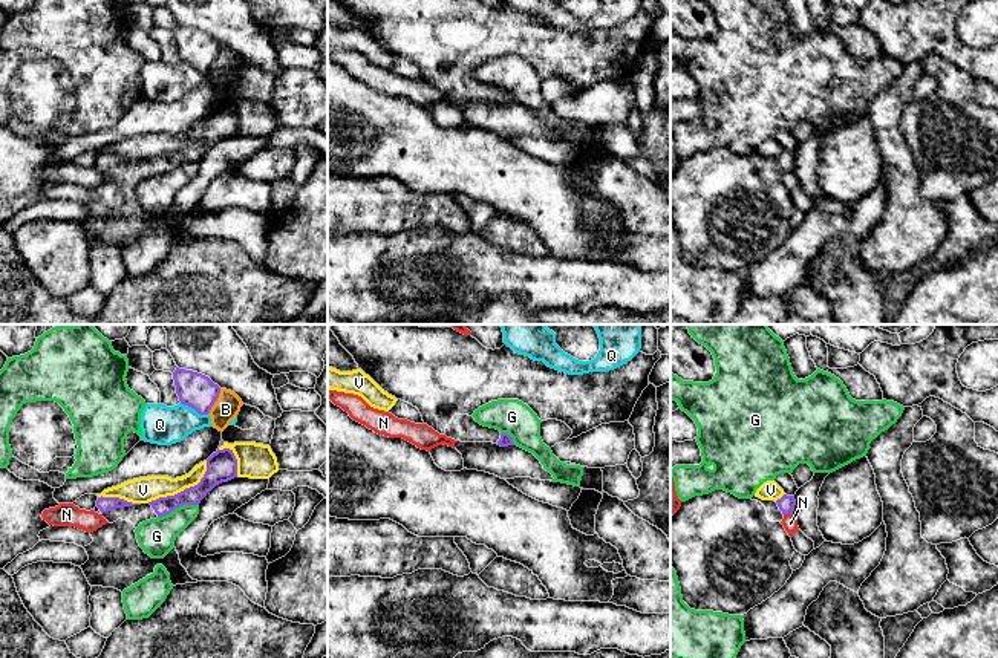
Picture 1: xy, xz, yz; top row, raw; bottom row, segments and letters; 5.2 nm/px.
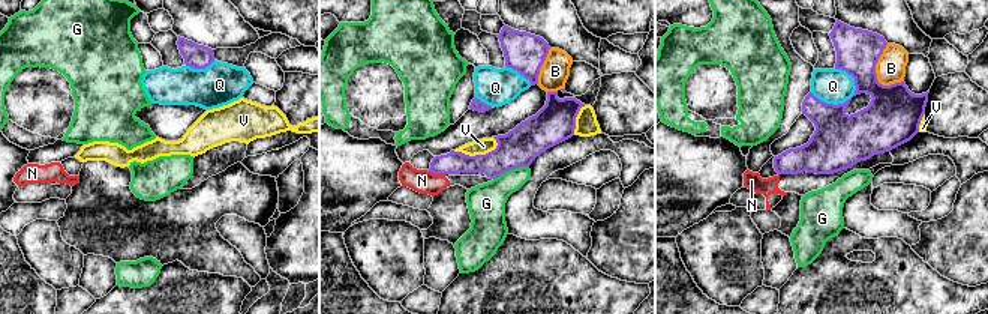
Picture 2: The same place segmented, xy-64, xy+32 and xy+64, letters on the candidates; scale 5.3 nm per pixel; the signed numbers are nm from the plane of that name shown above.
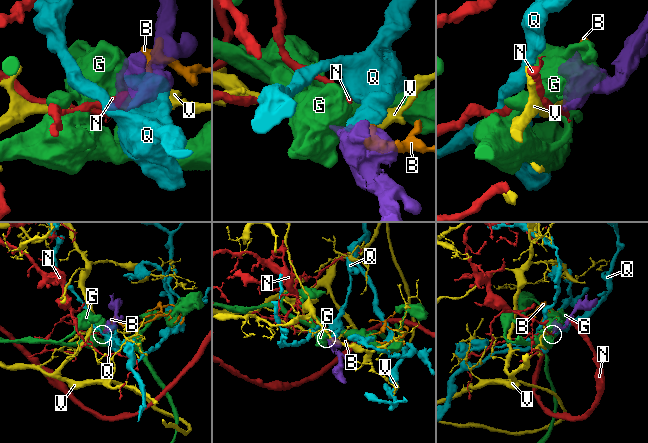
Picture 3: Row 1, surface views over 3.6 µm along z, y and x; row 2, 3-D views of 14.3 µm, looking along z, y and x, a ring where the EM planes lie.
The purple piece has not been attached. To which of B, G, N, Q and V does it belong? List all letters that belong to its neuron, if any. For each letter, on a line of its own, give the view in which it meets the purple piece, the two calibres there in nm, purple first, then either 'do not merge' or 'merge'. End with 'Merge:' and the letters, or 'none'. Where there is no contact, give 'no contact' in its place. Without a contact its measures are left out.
B: meets purple in xy; 190 nm thick on the purple side, 140 nm on the other; do not merge
G: meets purple in xy; 100 nm thick on the purple side, 190 nm on the other; do not merge
N: meets purple in yz; 90 nm thick on the purple side, 80 nm on the other; do not merge
Q: meets purple in xy; 190 nm thick on the purple side, 200 nm on the other; do not merge
V: meets purple in xy; 160 nm thick on the purple side, 140 nm on the other; do not merge
Merge: none

